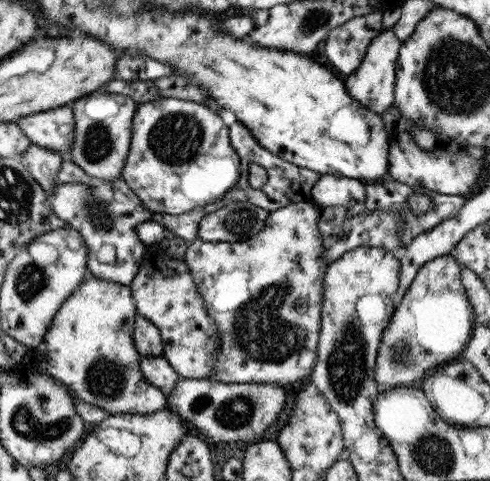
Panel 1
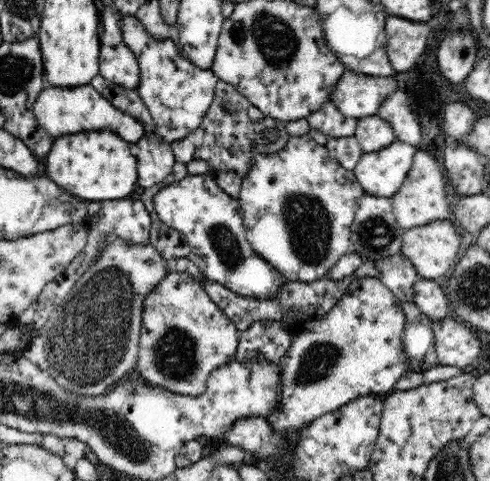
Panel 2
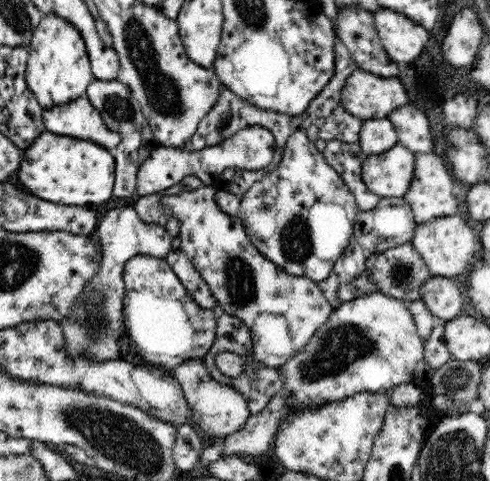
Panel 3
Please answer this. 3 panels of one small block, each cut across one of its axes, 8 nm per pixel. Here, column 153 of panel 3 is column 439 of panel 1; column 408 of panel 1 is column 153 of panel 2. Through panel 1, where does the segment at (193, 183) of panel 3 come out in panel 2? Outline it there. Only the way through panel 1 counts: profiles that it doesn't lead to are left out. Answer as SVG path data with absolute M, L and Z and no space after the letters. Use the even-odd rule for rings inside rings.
M176 162L174 168L172 168L172 174L170 174L164 182L150 186L150 188L144 190L144 194L140 196L142 202L144 202L144 206L146 206L148 216L152 218L150 244L154 244L154 248L156 248L162 256L166 256L166 260L172 262L172 264L174 264L178 258L188 258L188 256L190 256L190 244L188 244L186 238L182 238L182 234L180 234L178 230L174 230L174 228L168 226L168 224L162 224L162 220L158 220L156 208L154 208L154 196L156 196L162 188L166 188L166 186L170 186L170 184L176 184L176 182L184 180L184 178L190 176L190 174L192 174L192 166L182 164L182 162Z

